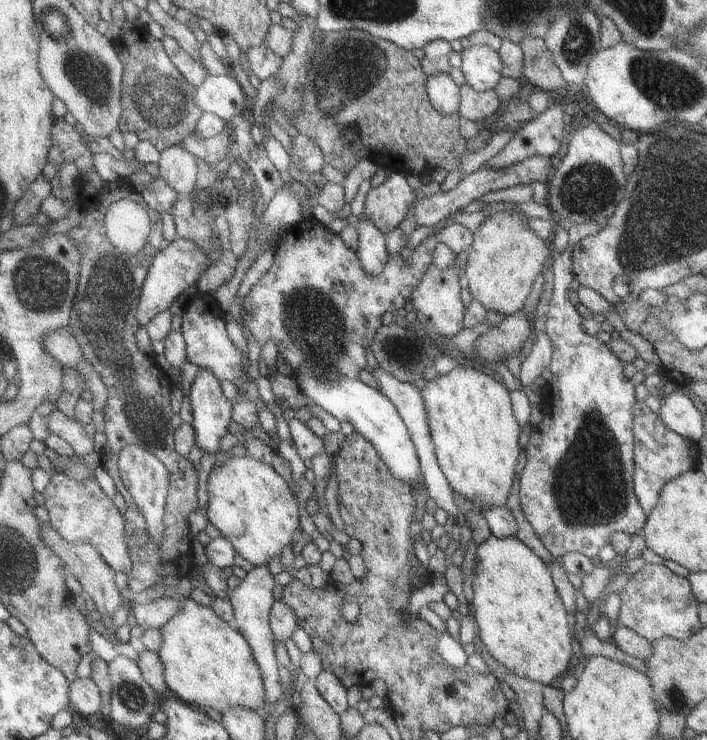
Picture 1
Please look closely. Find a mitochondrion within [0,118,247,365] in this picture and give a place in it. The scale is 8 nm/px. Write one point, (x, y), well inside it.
(42, 284)

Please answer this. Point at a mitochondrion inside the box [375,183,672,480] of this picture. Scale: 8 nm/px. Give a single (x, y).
(410, 352)

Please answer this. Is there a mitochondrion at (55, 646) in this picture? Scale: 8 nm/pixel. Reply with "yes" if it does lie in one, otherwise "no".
no

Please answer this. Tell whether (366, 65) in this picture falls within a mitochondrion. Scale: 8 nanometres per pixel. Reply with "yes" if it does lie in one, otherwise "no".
yes

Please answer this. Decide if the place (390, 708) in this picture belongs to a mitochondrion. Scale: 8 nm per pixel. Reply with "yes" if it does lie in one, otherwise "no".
no

